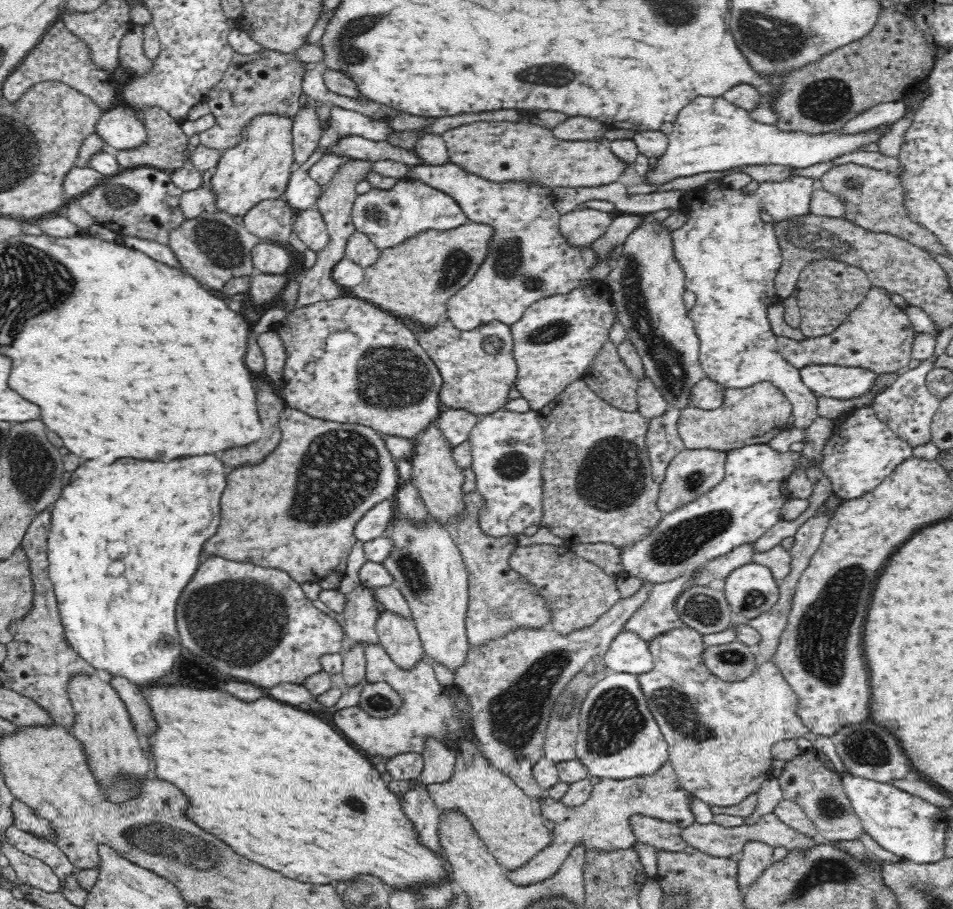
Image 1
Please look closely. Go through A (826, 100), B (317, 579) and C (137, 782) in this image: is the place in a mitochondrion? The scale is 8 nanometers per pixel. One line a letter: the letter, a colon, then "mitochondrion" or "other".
A: mitochondrion
B: other
C: other

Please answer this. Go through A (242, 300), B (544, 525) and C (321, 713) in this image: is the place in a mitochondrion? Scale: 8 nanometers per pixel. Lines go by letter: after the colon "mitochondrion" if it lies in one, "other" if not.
A: other
B: other
C: other

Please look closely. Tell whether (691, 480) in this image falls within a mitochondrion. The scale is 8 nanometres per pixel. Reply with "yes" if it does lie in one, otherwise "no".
yes

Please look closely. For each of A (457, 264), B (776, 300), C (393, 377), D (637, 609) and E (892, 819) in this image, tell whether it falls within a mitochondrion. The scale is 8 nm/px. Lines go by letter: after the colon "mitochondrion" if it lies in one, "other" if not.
A: mitochondrion
B: other
C: mitochondrion
D: other
E: other

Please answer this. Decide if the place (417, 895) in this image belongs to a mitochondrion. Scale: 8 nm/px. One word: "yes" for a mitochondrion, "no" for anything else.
yes

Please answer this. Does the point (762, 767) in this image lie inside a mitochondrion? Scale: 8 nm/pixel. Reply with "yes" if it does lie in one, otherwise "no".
no

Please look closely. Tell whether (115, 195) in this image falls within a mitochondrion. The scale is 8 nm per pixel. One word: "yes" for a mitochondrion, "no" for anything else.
yes

